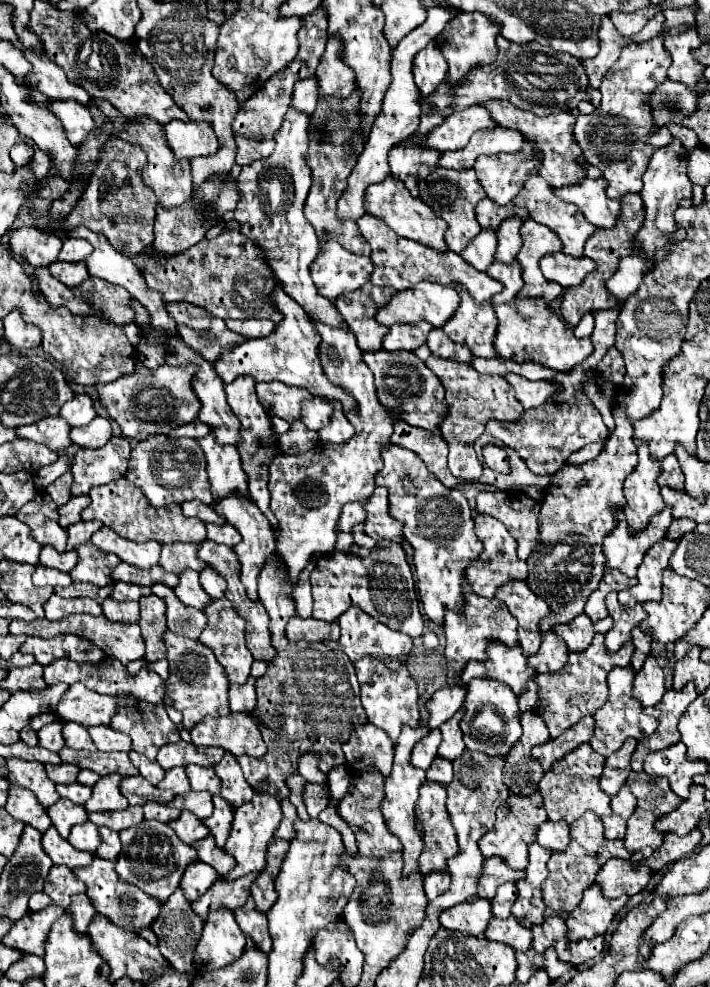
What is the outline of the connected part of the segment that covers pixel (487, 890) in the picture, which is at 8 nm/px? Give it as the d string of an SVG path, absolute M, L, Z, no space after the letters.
M491 857L485 861L485 869L481 871L481 877L477 883L477 889L479 889L477 897L491 899L499 885L503 885L505 881L519 881L519 879L525 879L525 871L513 871L499 857Z

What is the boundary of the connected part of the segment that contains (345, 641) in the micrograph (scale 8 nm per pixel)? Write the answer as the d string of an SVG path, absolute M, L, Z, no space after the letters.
M351 607L347 613L341 615L341 637L335 642L324 641L323 644L330 649L338 649L343 651L343 653L347 653L351 657L351 661L355 661L359 657L365 657L365 655L381 657L381 659L387 661L387 665L391 669L397 669L401 665L399 657L401 655L409 655L411 645L413 645L411 639L405 633L389 629L387 625L383 625L377 619L373 619L367 613L363 613L359 607Z

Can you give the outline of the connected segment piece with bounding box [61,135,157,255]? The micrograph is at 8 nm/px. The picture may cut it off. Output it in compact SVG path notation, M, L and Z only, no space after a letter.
M111 135L99 155L97 169L91 175L87 189L83 191L79 203L63 223L63 231L61 231L63 237L75 227L85 225L93 233L105 235L107 241L111 241L113 247L121 251L121 255L141 253L145 247L149 247L154 241L153 227L157 197L153 189L149 189L141 179L141 171L145 163L147 157L141 147L129 145L127 141Z

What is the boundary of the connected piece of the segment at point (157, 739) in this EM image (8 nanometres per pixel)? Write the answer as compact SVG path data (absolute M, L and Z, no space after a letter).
M133 695L127 697L129 701L113 715L111 727L133 739L133 751L155 761L163 745L179 741L179 729L163 705L145 705L145 701L137 701Z

